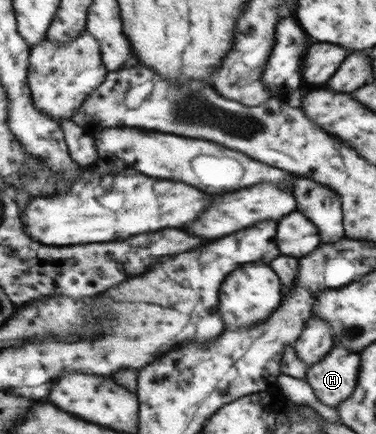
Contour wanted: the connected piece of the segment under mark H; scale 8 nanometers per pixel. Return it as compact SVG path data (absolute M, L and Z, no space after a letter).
M334 344L326 356L307 367L304 381L320 404L336 409L353 394L360 363L358 353Z

